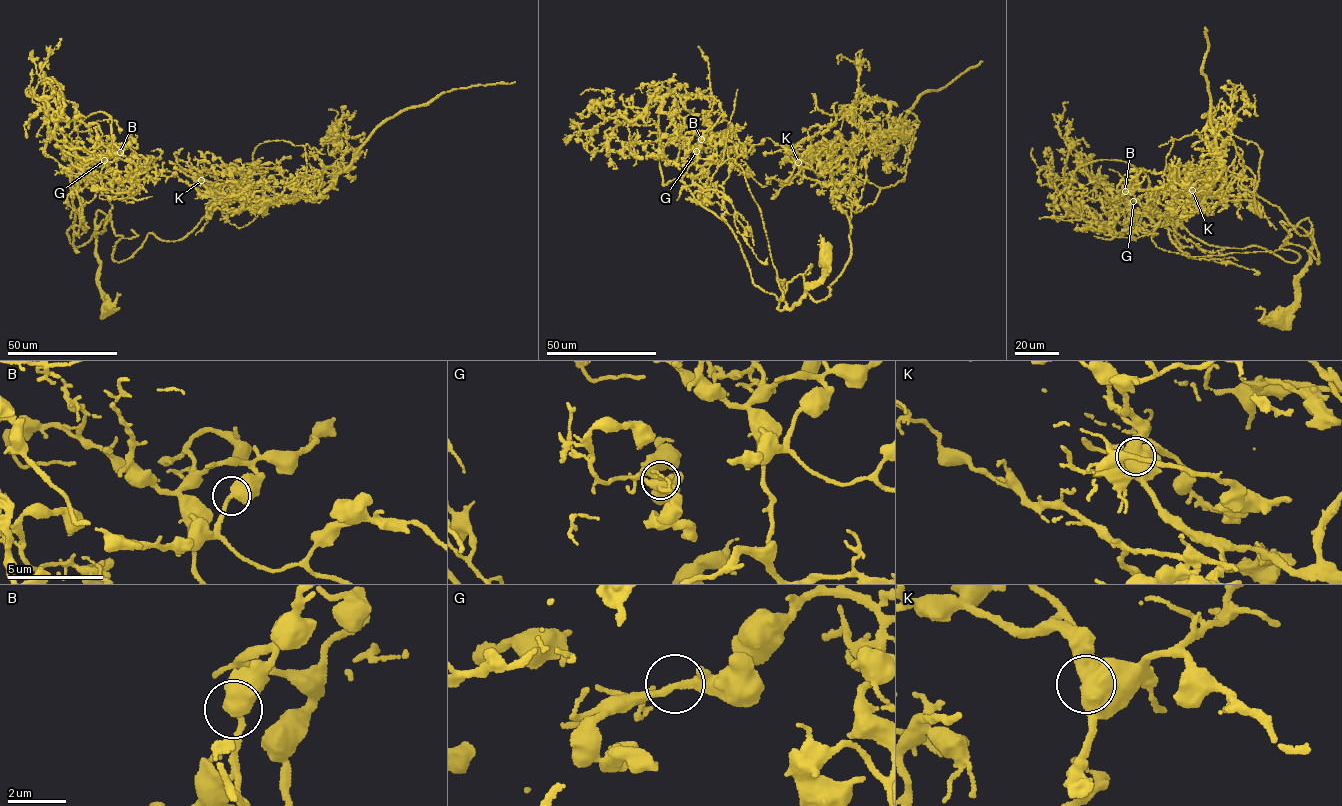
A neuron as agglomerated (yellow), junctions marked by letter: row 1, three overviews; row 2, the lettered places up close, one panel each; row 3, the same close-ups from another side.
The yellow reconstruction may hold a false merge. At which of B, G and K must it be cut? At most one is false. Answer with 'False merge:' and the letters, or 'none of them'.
False merge: K

